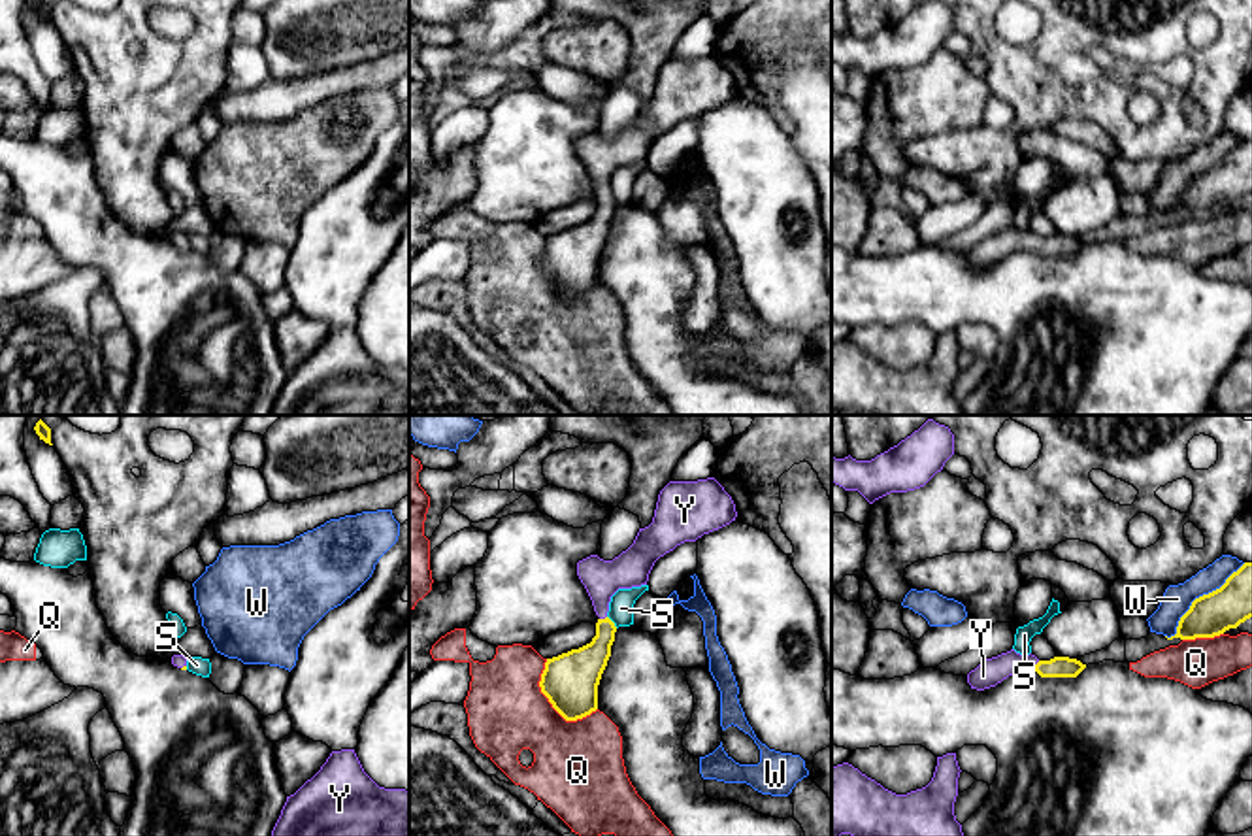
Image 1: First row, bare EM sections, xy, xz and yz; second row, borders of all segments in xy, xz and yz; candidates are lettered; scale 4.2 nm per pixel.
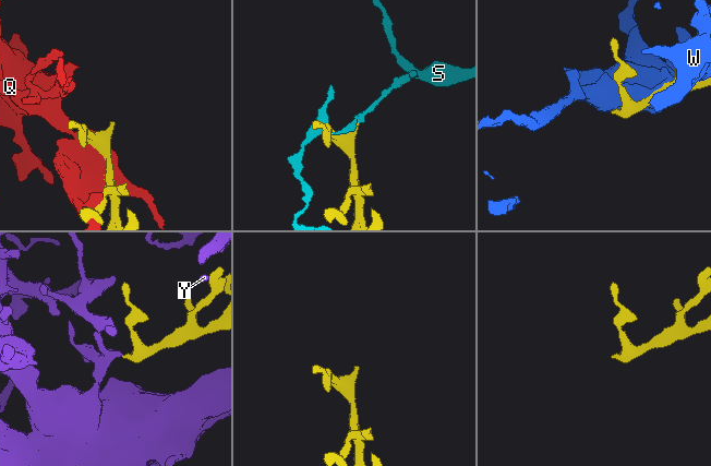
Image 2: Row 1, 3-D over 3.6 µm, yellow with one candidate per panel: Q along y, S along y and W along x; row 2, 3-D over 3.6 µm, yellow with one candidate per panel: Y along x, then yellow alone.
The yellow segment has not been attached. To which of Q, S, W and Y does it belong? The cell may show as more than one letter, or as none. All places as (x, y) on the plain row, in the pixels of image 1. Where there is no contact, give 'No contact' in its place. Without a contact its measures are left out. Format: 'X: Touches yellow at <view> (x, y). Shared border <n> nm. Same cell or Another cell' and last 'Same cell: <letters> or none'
Q: Touches yellow at xz (551, 280). Shared border 320 nm. Another cell
S: Touches yellow at xz (611, 199). Shared border 70 nm. Another cell
W: Touches yellow at yz (1200, 174). Shared border 460 nm. Another cell
Y: Touches yellow at yz (1036, 242). Shared border 50 nm. Same cell
Same cell: Y

